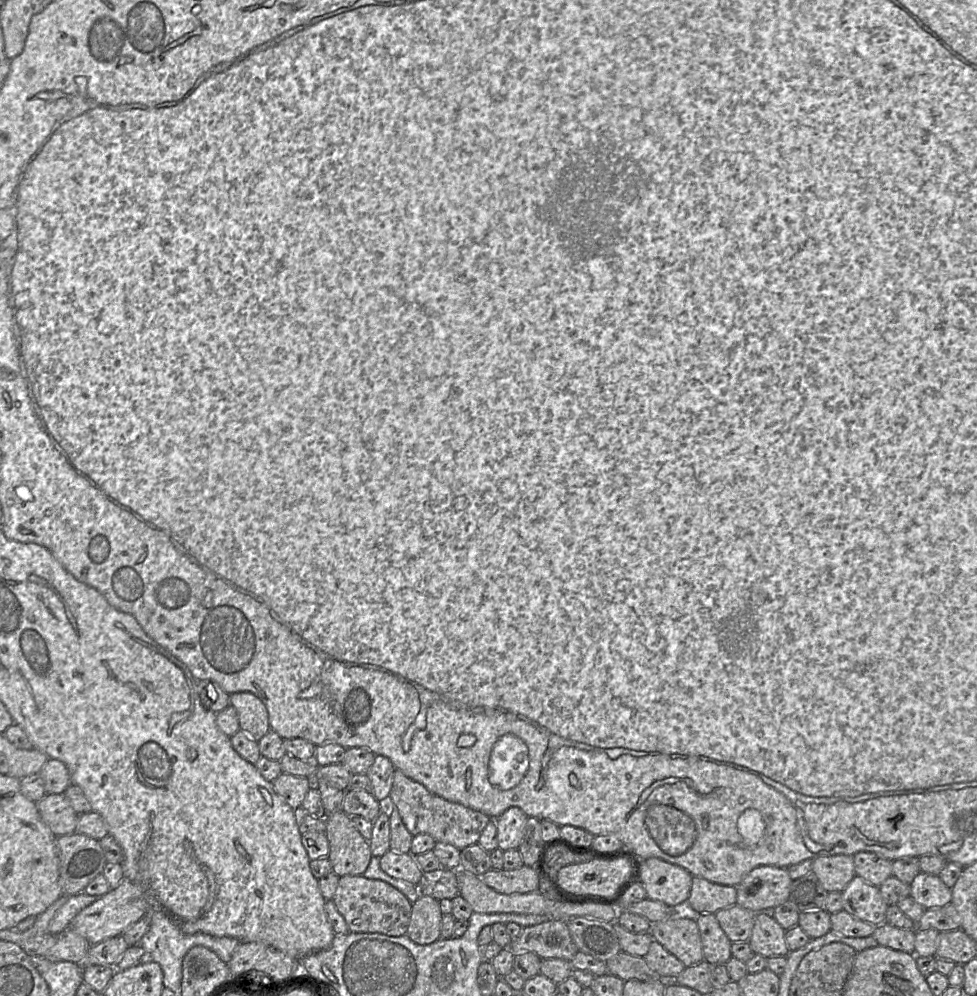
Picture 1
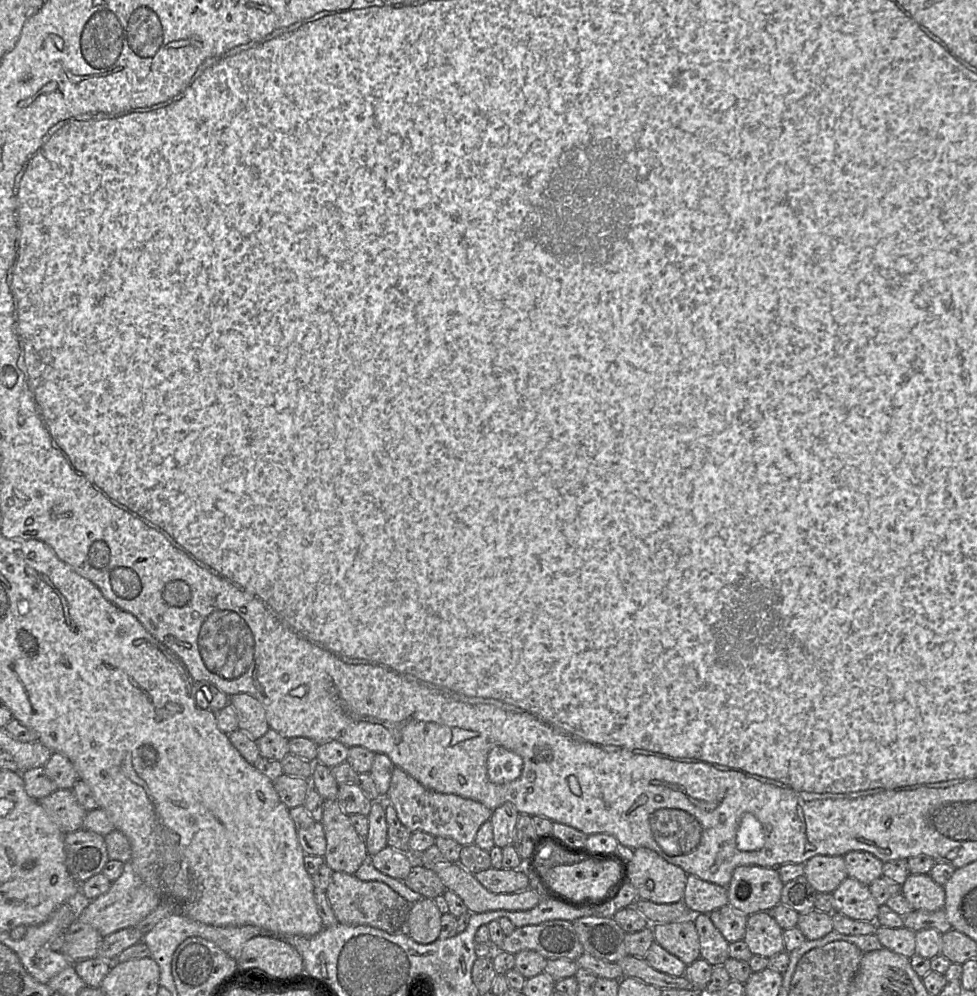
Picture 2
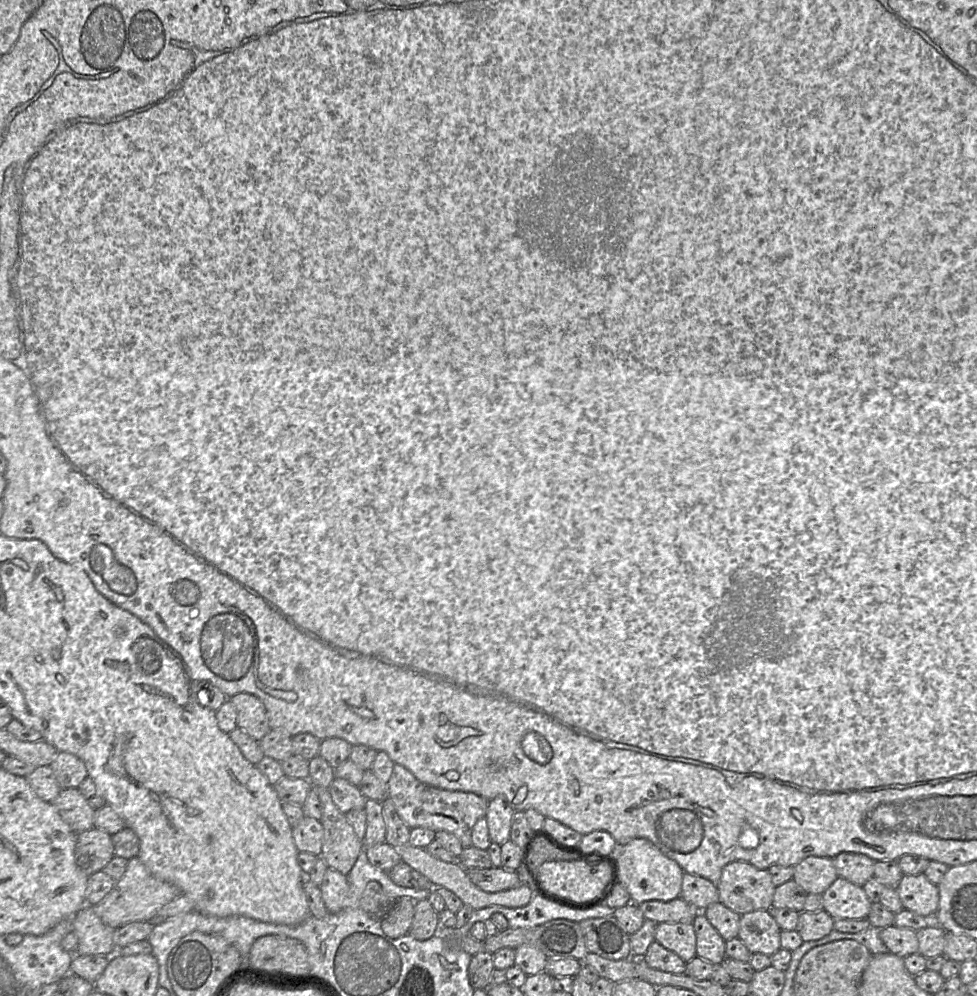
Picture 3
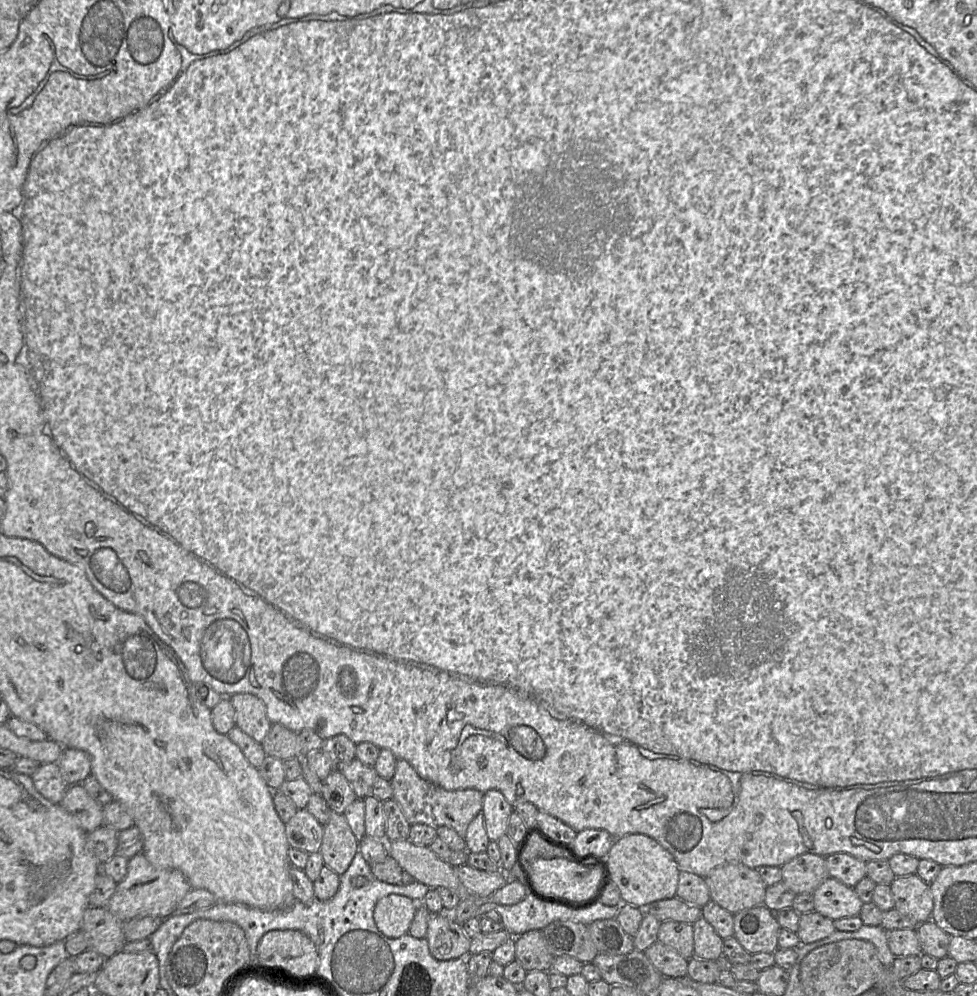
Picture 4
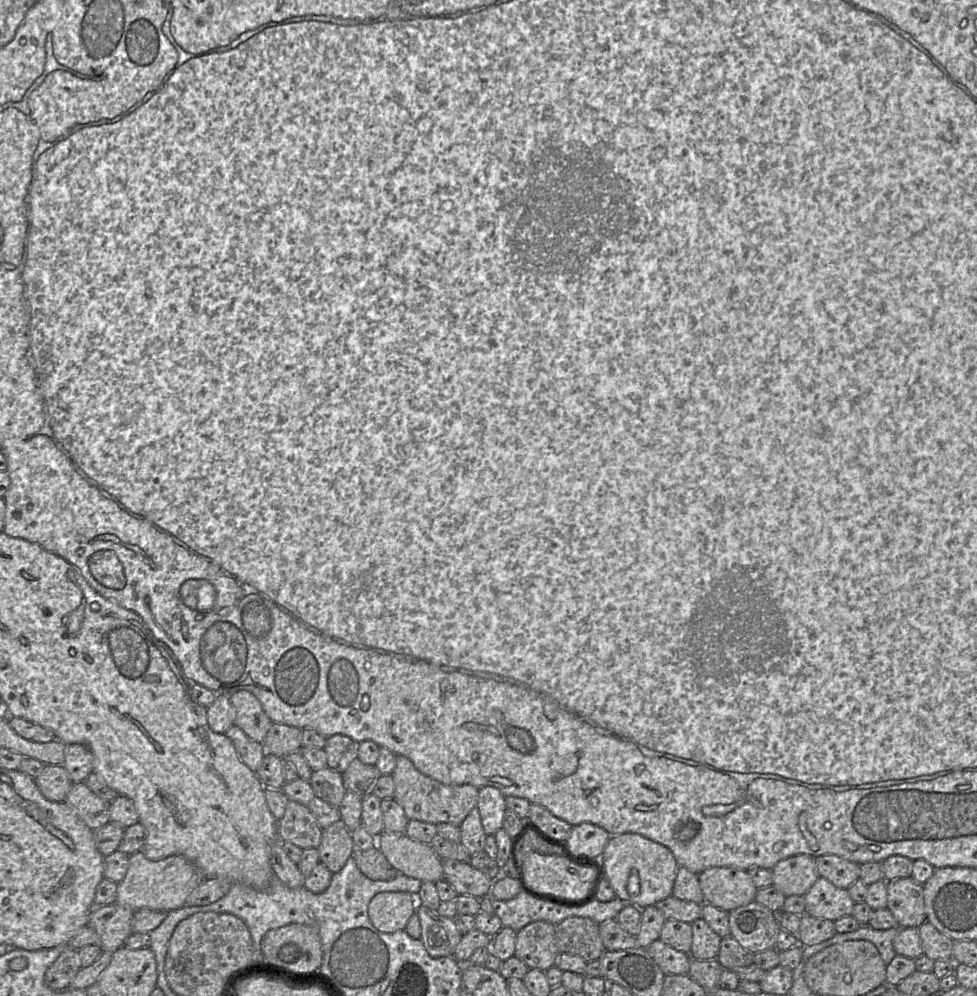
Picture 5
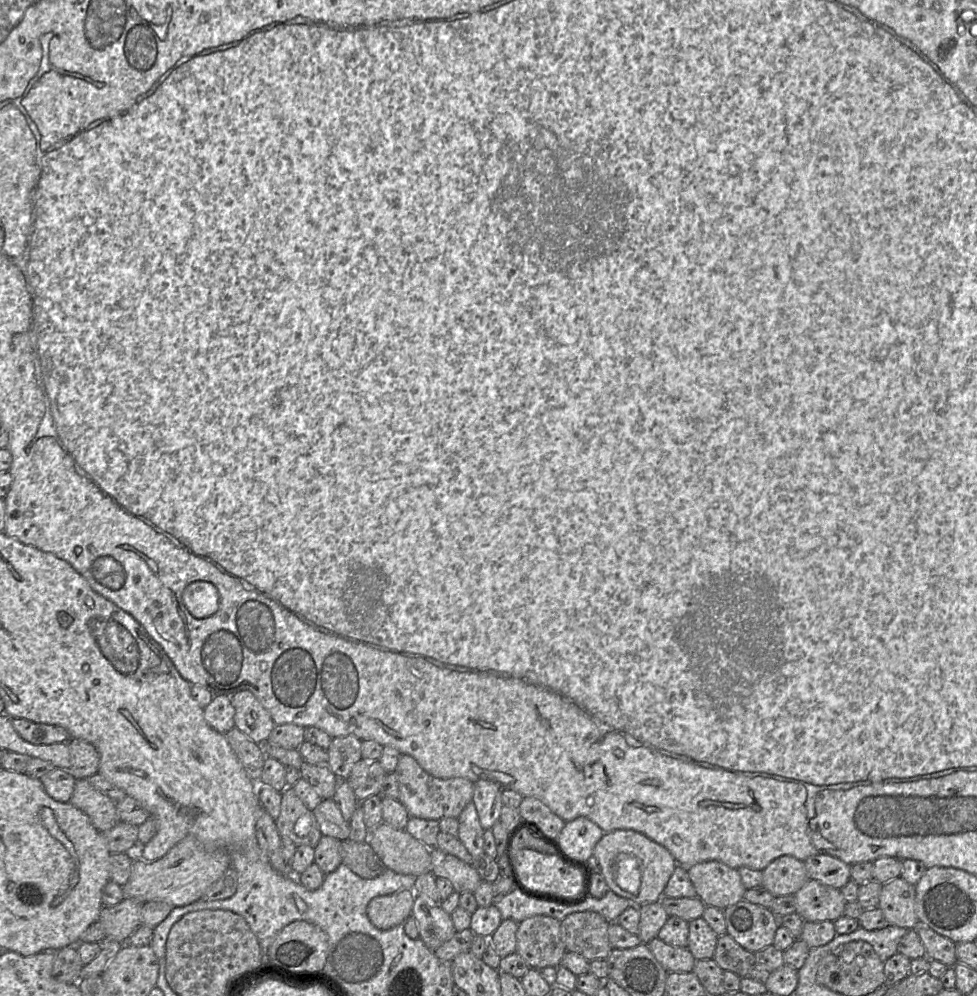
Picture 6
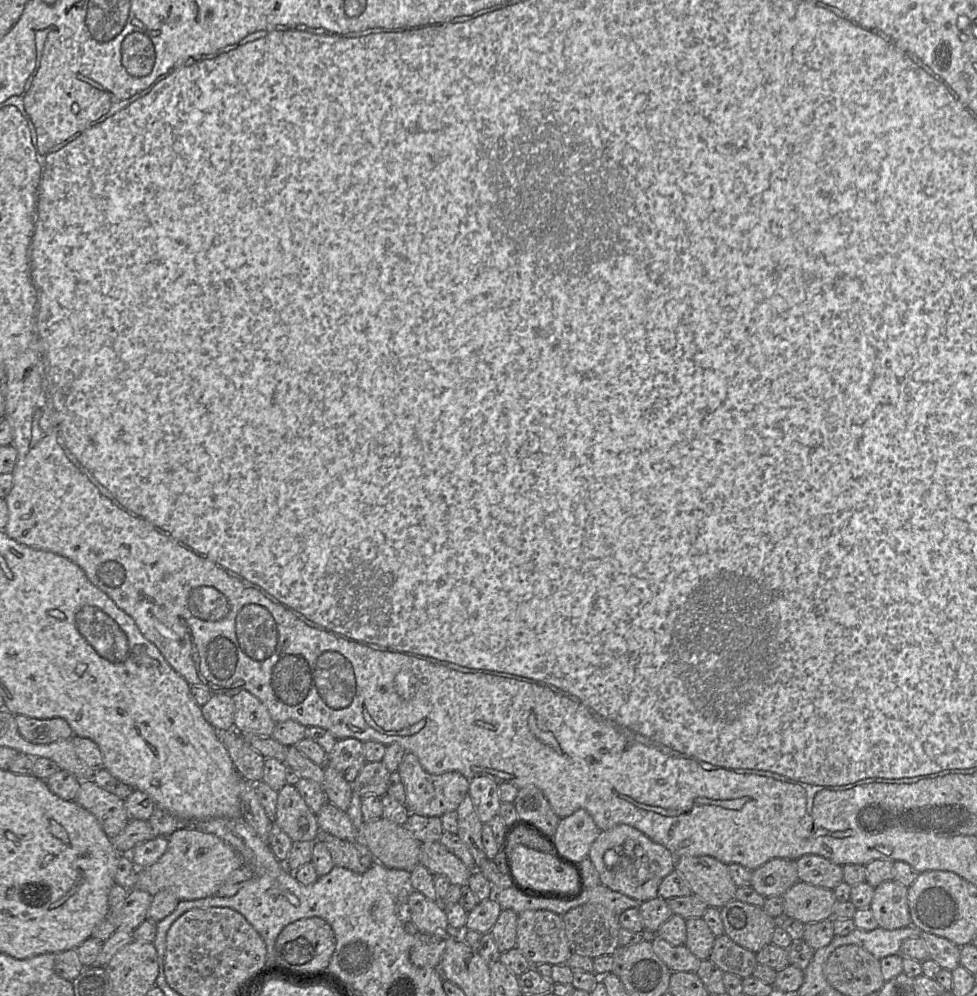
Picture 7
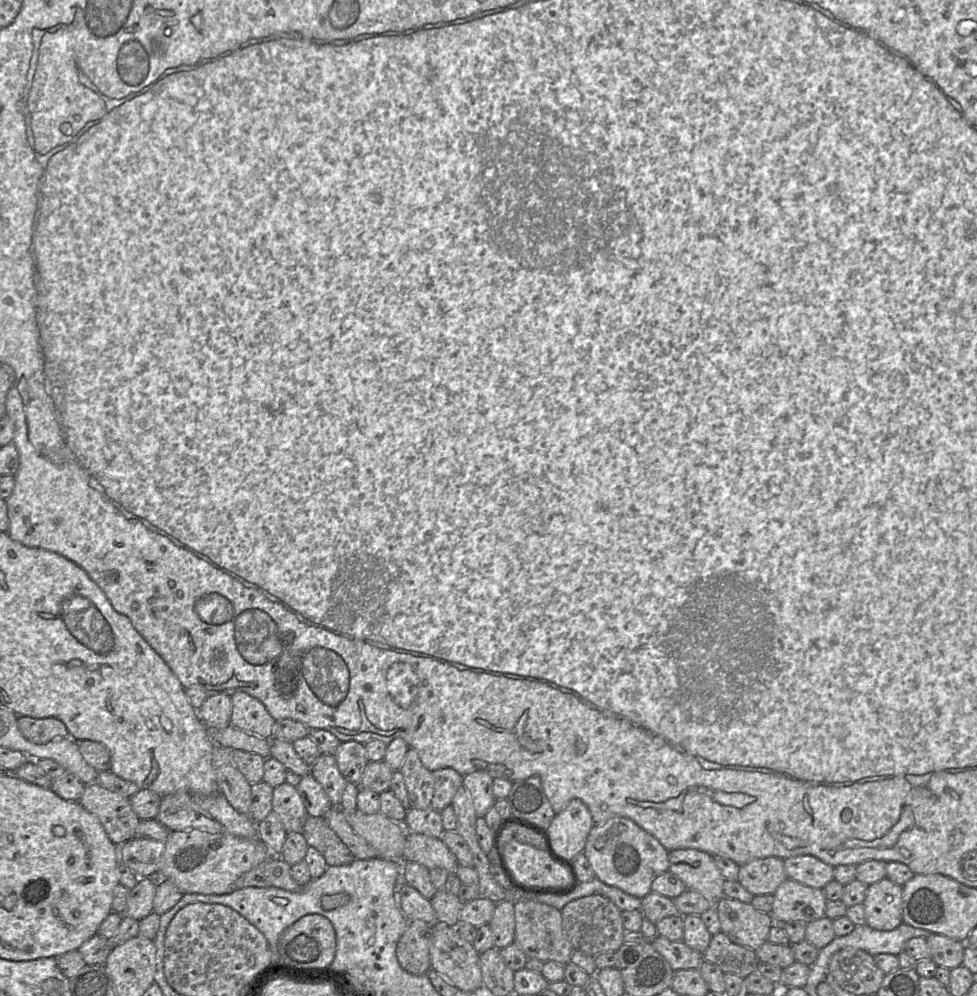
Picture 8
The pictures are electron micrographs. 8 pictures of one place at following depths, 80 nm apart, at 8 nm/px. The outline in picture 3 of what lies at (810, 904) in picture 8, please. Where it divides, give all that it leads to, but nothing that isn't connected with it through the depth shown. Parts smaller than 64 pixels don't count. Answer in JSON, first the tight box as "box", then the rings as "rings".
{"box":[822,877,872,919],"rings":[[[840,877],[822,898],[823,910],[833,919],[866,919],[872,905],[861,886]]]}

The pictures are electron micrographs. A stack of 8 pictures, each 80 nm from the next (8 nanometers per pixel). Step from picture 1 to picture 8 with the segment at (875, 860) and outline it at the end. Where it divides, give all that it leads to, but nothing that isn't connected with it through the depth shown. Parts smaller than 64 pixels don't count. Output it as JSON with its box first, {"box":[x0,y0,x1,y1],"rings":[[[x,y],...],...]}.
{"box":[783,855,834,889],"rings":[[[811,855],[783,859],[787,879],[823,889],[834,880],[834,867]]]}

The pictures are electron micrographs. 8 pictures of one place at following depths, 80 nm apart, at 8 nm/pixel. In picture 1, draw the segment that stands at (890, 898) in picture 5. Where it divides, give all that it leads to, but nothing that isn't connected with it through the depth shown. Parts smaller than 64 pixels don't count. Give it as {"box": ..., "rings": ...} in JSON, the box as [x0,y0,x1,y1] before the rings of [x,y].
{"box":[910,872,952,909],"rings":[[[919,872],[910,883],[910,897],[925,909],[951,903],[952,892],[938,875]]]}

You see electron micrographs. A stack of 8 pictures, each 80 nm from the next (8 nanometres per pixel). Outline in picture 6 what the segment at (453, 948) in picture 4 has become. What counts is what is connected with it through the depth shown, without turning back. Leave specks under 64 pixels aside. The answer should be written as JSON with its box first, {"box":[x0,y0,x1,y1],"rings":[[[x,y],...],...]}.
{"box":[411,894,456,951],"rings":[[[417,894],[411,915],[416,919],[420,939],[431,951],[456,933],[450,914],[423,894]]]}

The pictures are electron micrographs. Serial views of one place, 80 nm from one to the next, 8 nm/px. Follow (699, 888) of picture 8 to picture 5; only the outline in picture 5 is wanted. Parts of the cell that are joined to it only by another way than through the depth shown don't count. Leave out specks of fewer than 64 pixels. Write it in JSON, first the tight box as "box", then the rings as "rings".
{"box":[698,867,757,912],"rings":[[[711,867],[699,873],[698,880],[704,901],[726,912],[755,899],[757,888],[745,870]]]}

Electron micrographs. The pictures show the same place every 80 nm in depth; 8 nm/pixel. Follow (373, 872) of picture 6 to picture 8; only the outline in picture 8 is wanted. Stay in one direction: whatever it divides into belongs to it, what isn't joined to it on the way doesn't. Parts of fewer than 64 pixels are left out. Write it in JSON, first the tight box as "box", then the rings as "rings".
{"box":[302,816,356,866],"rings":[[[308,816],[302,835],[309,847],[317,849],[323,855],[328,866],[348,865],[356,859],[324,817]]]}

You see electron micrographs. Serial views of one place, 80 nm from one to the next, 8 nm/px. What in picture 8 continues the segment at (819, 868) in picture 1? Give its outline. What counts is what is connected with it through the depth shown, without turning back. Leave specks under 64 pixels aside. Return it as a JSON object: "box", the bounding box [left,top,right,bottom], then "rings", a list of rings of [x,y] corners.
{"box":[737,857,785,896],"rings":[[[778,857],[754,859],[740,865],[737,879],[754,896],[773,895],[785,880],[784,862]]]}

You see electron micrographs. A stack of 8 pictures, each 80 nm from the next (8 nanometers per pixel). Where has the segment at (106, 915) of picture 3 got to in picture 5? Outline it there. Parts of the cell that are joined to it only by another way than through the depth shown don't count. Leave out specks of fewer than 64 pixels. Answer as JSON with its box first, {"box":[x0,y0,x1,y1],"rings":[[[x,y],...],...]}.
{"box":[115,851,202,912],"rings":[[[142,851],[135,852],[130,855],[126,876],[118,883],[115,903],[134,912],[142,908],[170,912],[184,907],[186,899],[202,880],[196,867],[180,855],[152,861]]]}

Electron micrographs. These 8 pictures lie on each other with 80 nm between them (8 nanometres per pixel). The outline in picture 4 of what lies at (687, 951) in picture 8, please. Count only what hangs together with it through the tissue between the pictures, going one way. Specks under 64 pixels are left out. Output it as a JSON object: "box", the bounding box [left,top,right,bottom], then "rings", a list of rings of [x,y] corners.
{"box":[644,941,688,977],"rings":[[[659,941],[653,943],[644,953],[662,977],[687,976],[688,960]]]}

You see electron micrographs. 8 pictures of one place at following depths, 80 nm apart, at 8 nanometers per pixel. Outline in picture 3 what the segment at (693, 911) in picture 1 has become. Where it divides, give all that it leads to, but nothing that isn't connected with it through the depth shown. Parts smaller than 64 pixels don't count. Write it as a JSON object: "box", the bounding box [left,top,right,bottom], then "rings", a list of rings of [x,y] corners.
{"box":[680,873,719,911],"rings":[[[684,873],[680,898],[703,911],[710,904],[719,902],[719,893],[717,885],[711,881]]]}

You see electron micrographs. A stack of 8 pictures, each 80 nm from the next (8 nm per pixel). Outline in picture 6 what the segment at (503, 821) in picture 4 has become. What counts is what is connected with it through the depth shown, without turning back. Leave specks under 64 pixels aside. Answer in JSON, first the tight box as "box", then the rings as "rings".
{"box":[473,779,503,830],"rings":[[[479,779],[474,783],[473,803],[479,816],[480,824],[484,830],[491,829],[499,820],[503,802],[502,789],[493,781]]]}

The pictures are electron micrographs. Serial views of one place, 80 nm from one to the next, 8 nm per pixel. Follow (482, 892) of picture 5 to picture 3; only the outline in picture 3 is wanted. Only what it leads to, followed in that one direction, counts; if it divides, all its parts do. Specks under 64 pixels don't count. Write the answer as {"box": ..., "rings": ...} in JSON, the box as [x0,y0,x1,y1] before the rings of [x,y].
{"box":[466,867,521,893],"rings":[[[502,867],[466,869],[466,873],[474,885],[487,893],[501,892],[521,885],[516,871]]]}

